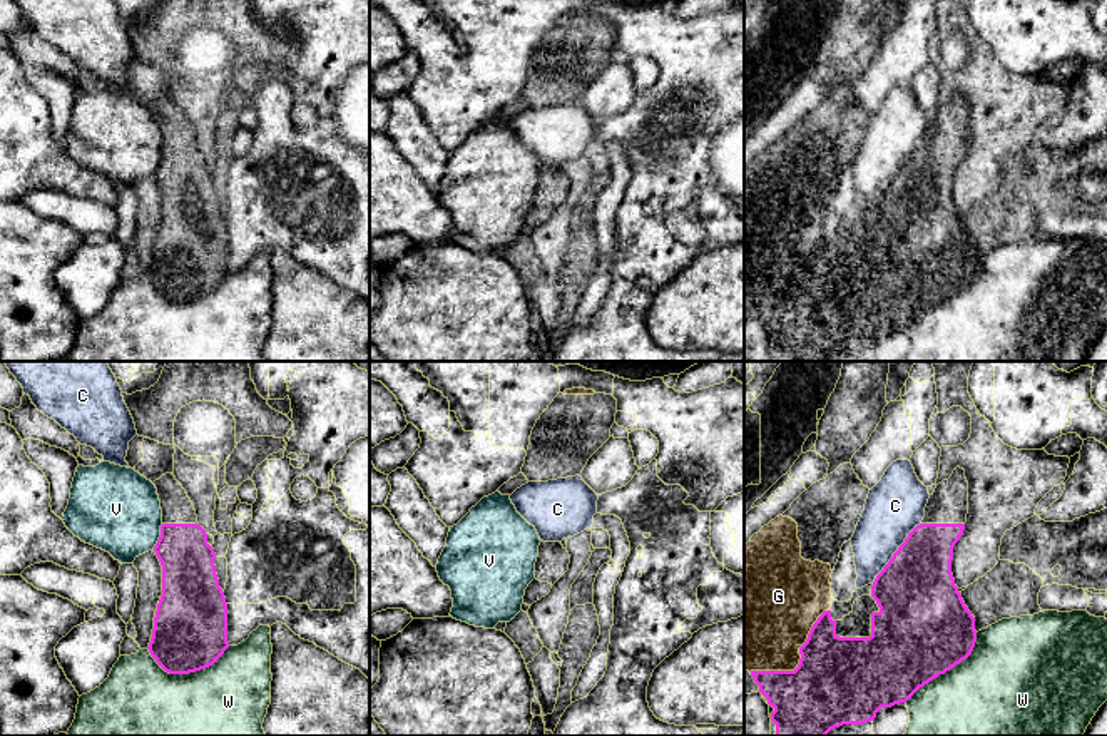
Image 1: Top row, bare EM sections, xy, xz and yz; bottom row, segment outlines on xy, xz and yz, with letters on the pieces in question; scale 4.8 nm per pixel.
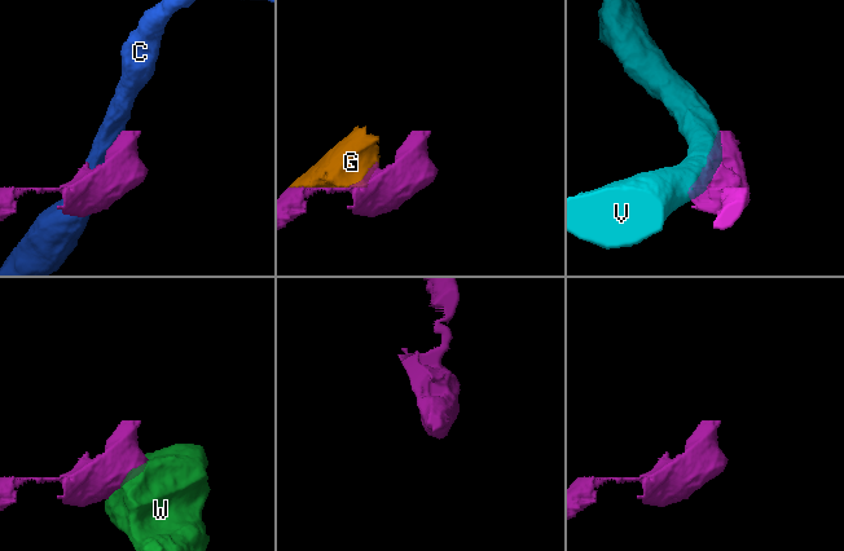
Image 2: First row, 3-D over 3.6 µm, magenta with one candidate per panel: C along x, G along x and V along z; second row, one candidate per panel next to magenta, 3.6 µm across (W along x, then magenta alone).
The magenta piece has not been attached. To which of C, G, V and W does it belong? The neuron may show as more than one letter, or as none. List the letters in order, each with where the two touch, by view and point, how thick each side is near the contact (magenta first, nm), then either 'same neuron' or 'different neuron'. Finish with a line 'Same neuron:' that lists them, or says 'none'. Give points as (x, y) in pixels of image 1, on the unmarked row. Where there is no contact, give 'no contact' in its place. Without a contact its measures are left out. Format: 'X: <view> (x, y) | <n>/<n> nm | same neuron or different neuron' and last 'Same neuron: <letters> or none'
C: yz (895, 178) | 380/280 nm | different neuron
G: yz (800, 285) | 420/440 nm | different neuron
V: xy (159, 163) | 260/400 nm | different neuron
W: xy (188, 298) | 360/500 nm | different neuron
Same neuron: none

